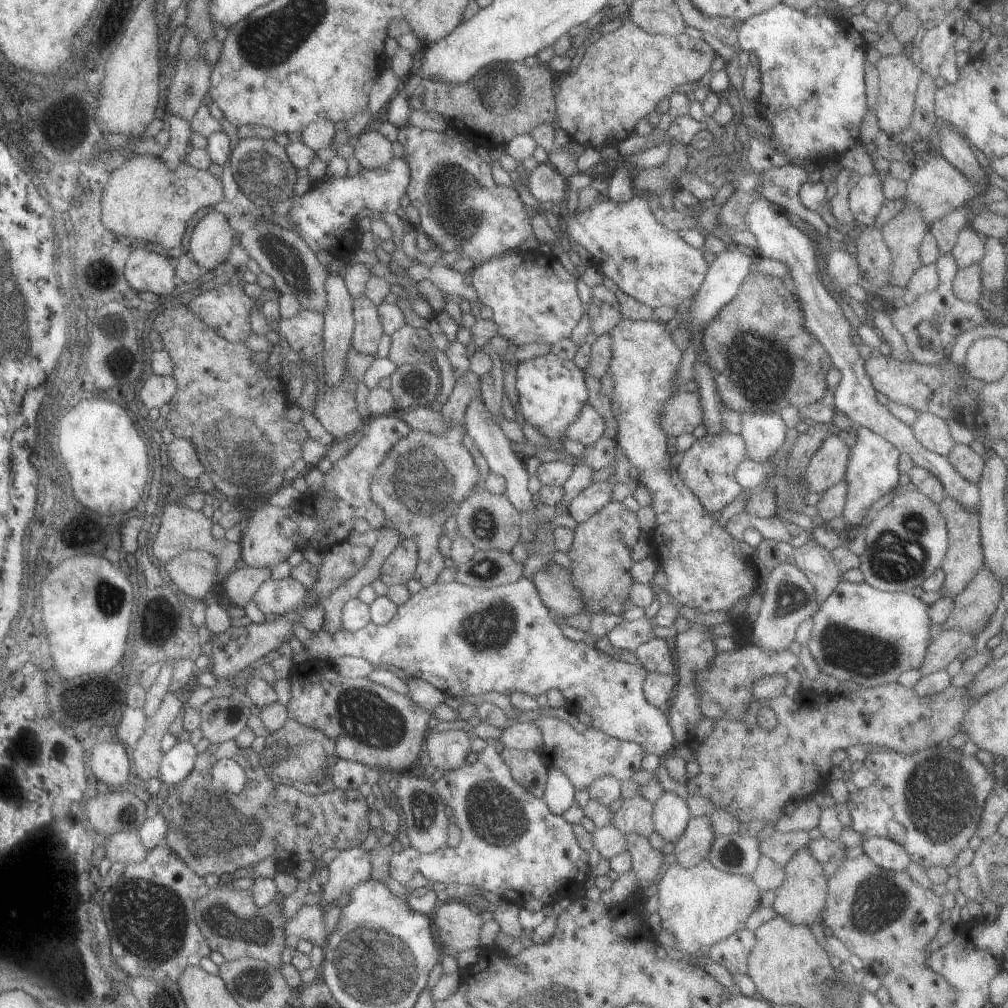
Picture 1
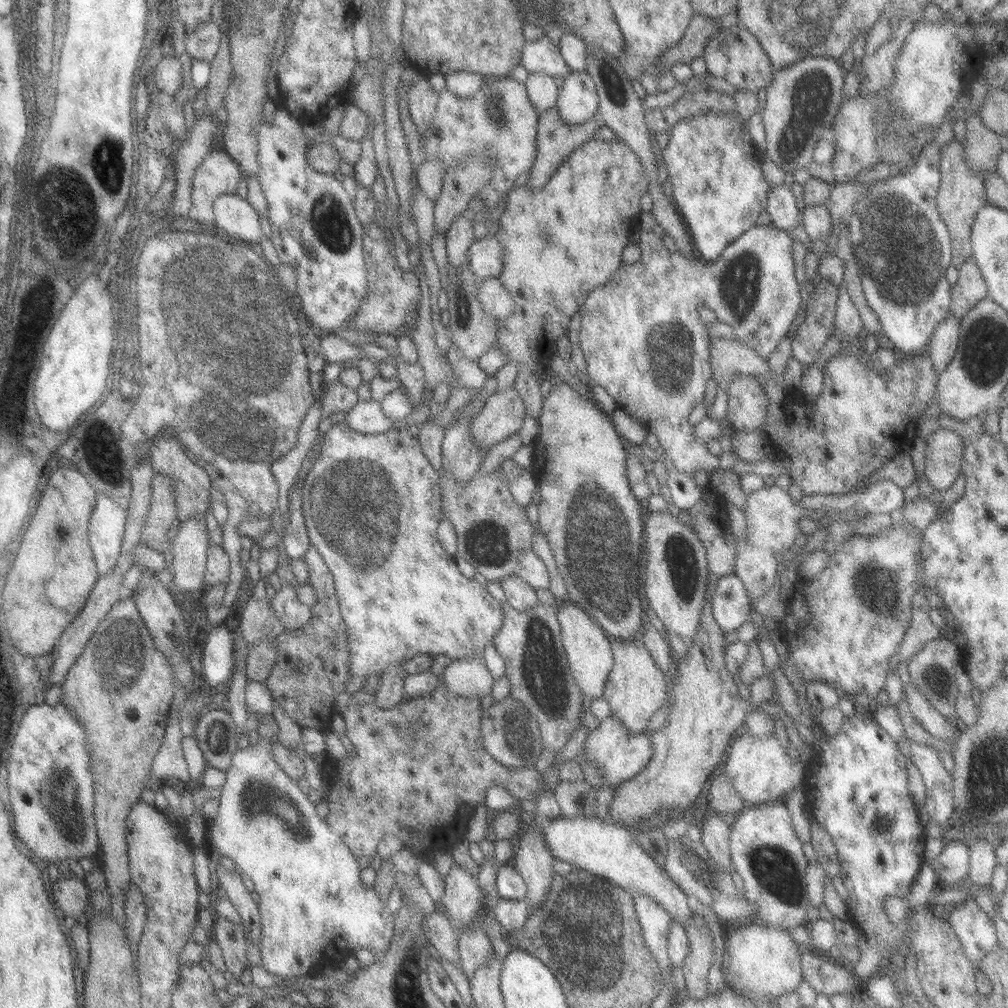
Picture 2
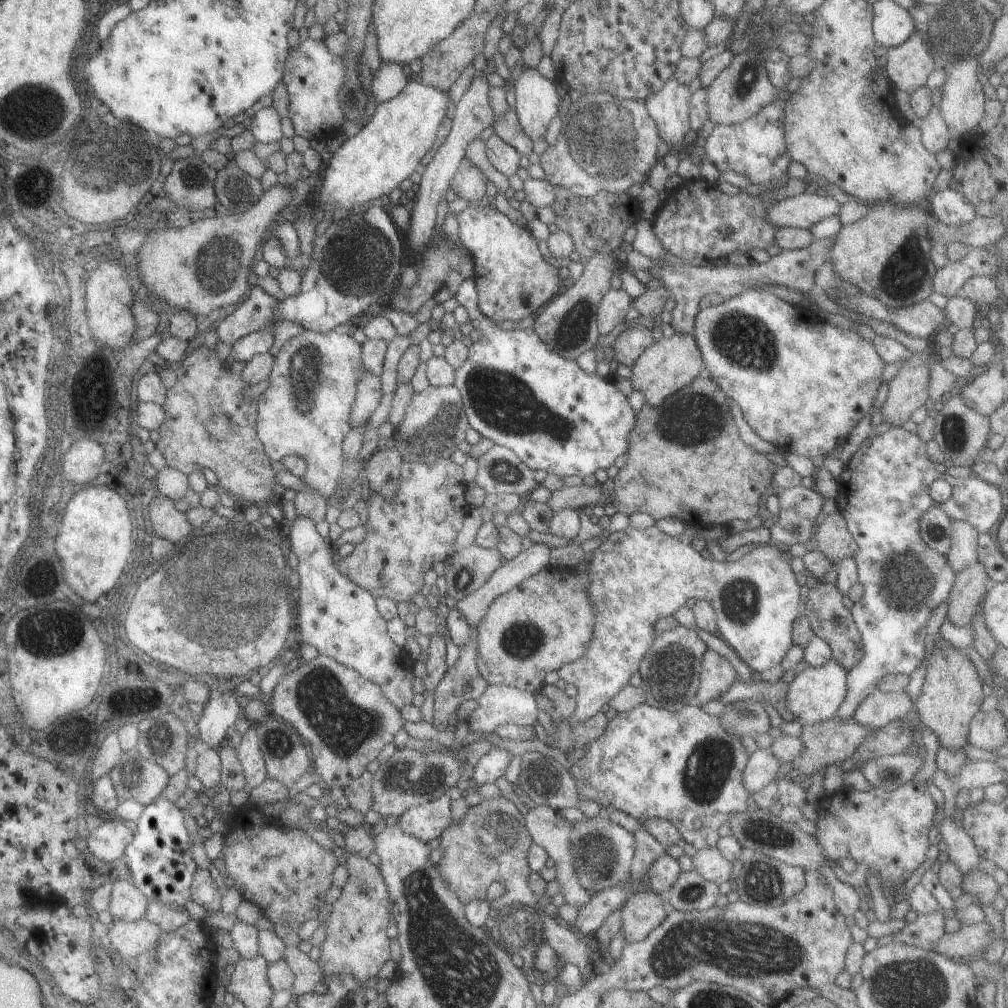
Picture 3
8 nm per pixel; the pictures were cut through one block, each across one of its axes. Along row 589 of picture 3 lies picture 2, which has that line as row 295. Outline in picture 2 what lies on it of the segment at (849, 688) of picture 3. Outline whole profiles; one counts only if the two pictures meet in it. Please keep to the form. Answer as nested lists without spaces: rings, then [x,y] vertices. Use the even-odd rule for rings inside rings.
[[[929,143],[929,145],[923,145],[918,148],[915,164],[913,169],[910,169],[905,175],[894,174],[888,178],[875,181],[871,183],[859,197],[856,198],[854,206],[856,210],[853,210],[853,214],[849,214],[846,222],[848,223],[848,239],[852,246],[853,262],[857,265],[859,270],[860,287],[862,288],[862,295],[864,296],[867,306],[871,309],[871,312],[875,314],[877,322],[881,328],[881,332],[895,350],[899,350],[903,356],[917,355],[923,353],[925,346],[935,328],[935,325],[939,324],[939,321],[943,320],[947,316],[947,310],[949,310],[949,302],[951,302],[951,285],[945,280],[945,269],[950,265],[950,240],[943,221],[939,218],[936,212],[936,205],[934,198],[939,182],[939,149],[935,143]]]

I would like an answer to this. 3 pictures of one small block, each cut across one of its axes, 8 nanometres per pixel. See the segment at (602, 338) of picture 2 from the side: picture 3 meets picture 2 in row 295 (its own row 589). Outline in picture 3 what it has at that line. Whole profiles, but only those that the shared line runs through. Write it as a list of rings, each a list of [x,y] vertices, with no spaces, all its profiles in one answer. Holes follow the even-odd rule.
[[[694,524],[685,525],[683,532],[677,536],[667,536],[659,532],[655,525],[643,530],[635,530],[629,525],[613,531],[597,548],[590,553],[586,562],[589,586],[586,587],[589,606],[593,610],[593,632],[589,646],[575,660],[560,666],[556,670],[558,678],[565,680],[576,688],[575,708],[563,721],[566,730],[579,724],[582,720],[599,712],[623,686],[630,682],[633,674],[638,672],[641,658],[648,653],[649,646],[656,635],[656,622],[664,616],[671,616],[685,600],[703,599],[711,603],[716,611],[715,634],[725,646],[736,652],[736,656],[757,675],[781,663],[781,659],[791,647],[792,622],[800,612],[802,605],[799,594],[800,586],[795,582],[795,573],[789,568],[790,562],[783,558],[783,551],[771,543],[759,543],[747,554],[735,562],[716,561],[713,557],[703,558],[691,547],[691,540],[696,537]]]

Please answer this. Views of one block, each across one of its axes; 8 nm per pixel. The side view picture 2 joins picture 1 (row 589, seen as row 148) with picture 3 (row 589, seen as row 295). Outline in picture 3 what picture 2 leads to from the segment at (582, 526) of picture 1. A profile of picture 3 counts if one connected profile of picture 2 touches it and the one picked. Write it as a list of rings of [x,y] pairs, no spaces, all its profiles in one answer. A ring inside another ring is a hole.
[[[549,566],[497,596],[489,604],[475,630],[475,662],[480,677],[488,685],[509,685],[531,694],[538,693],[547,672],[556,671],[560,666],[579,658],[589,646],[593,632],[593,610],[589,606],[587,586],[589,578],[586,570]]]

